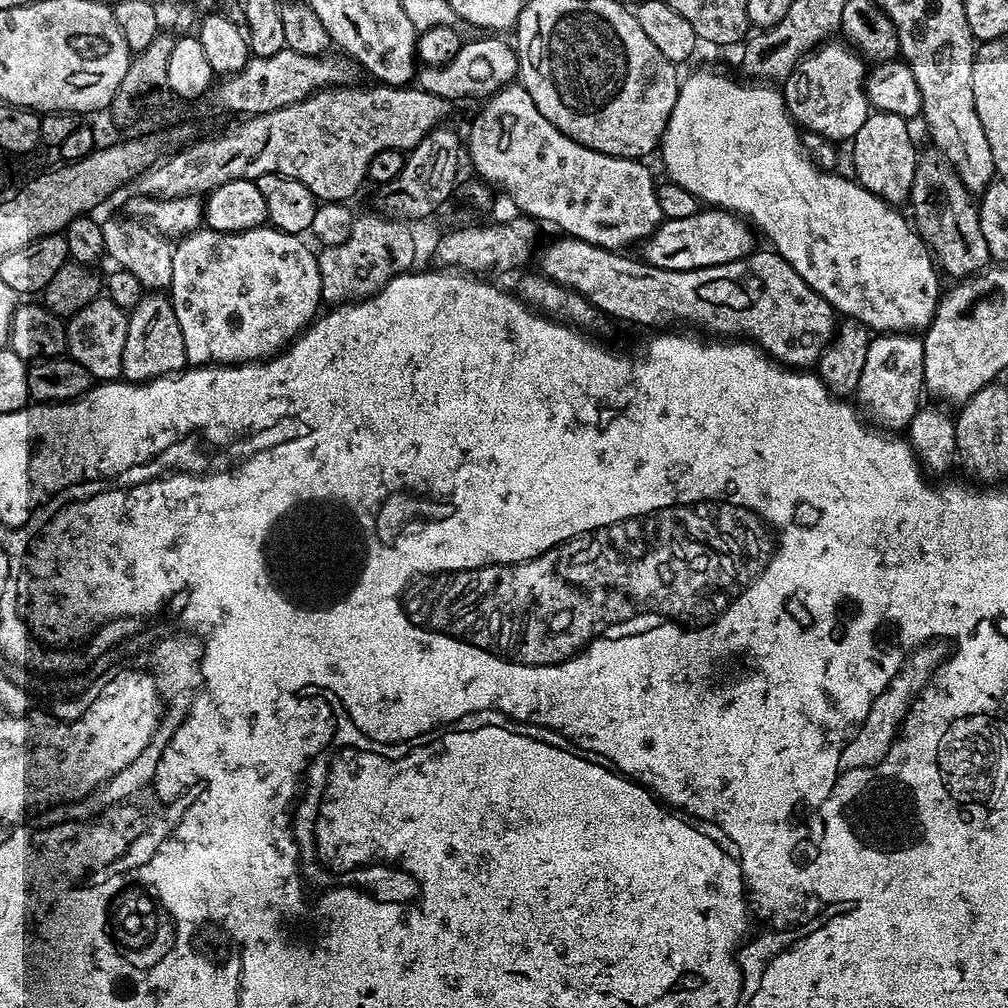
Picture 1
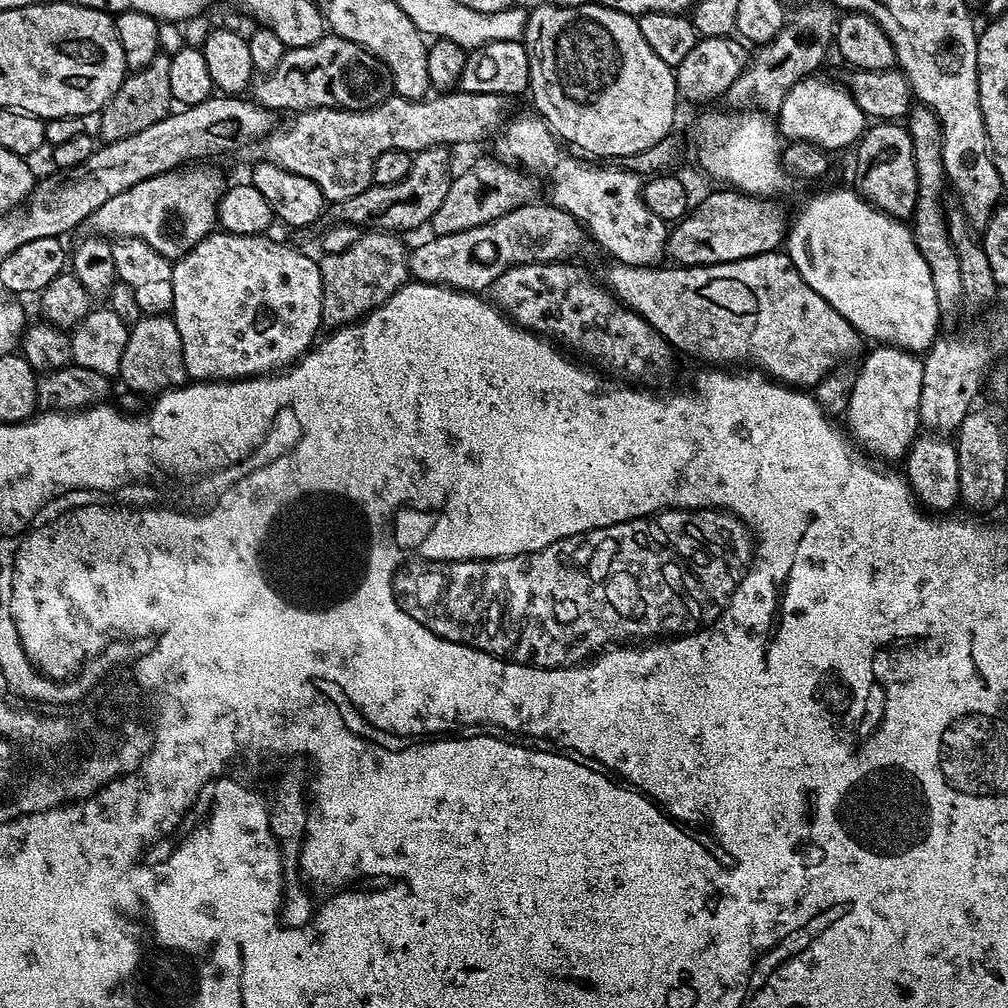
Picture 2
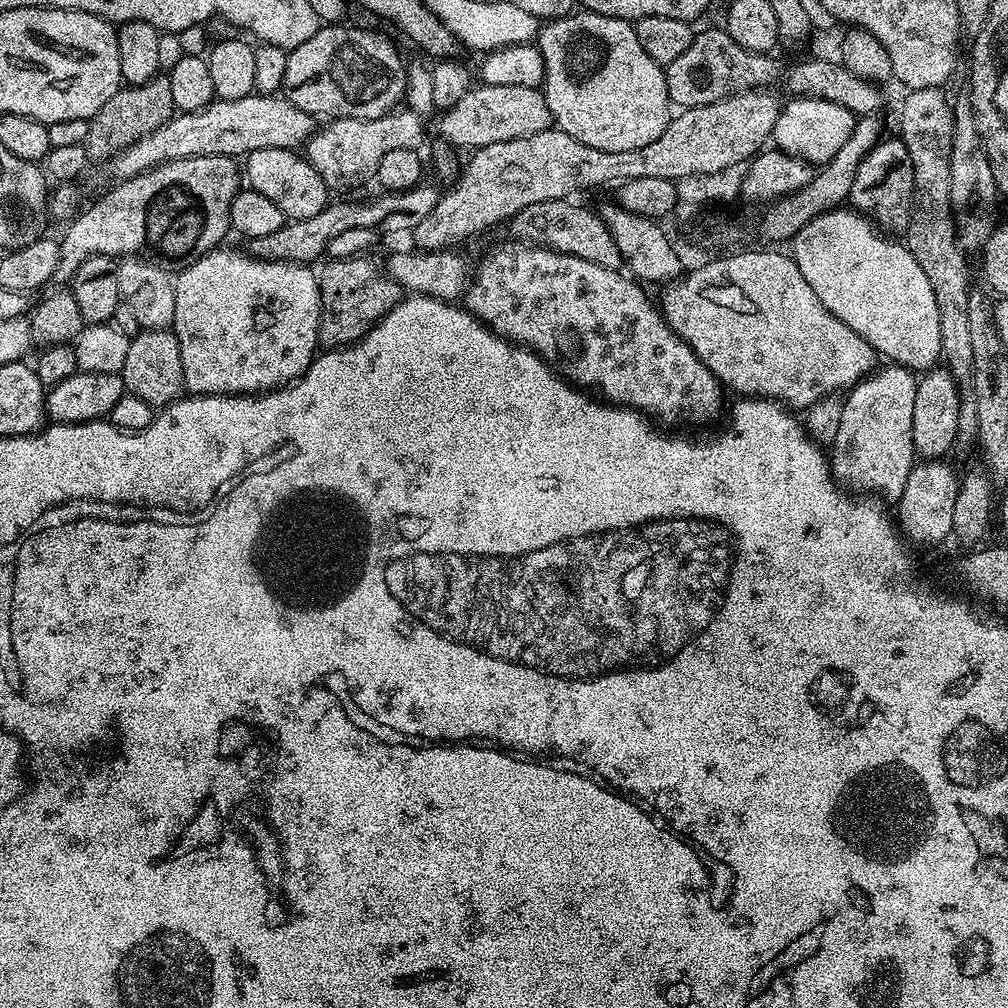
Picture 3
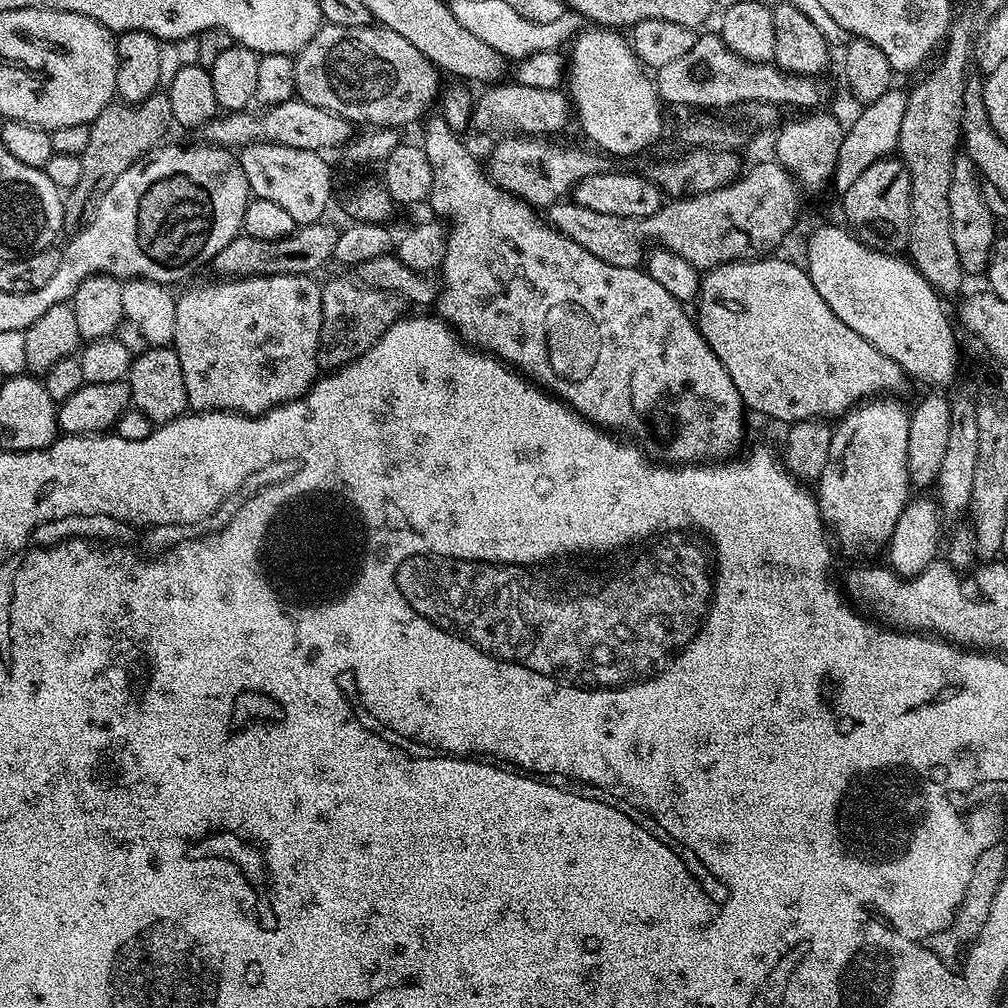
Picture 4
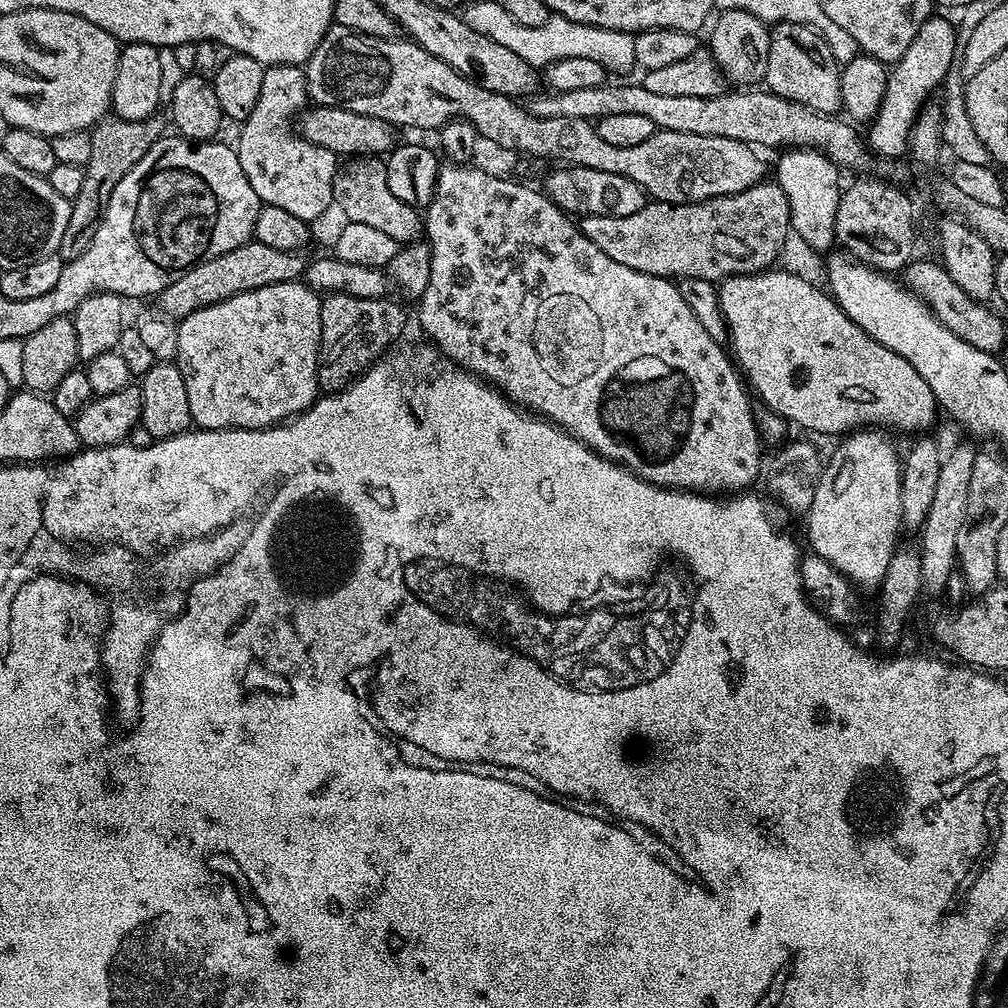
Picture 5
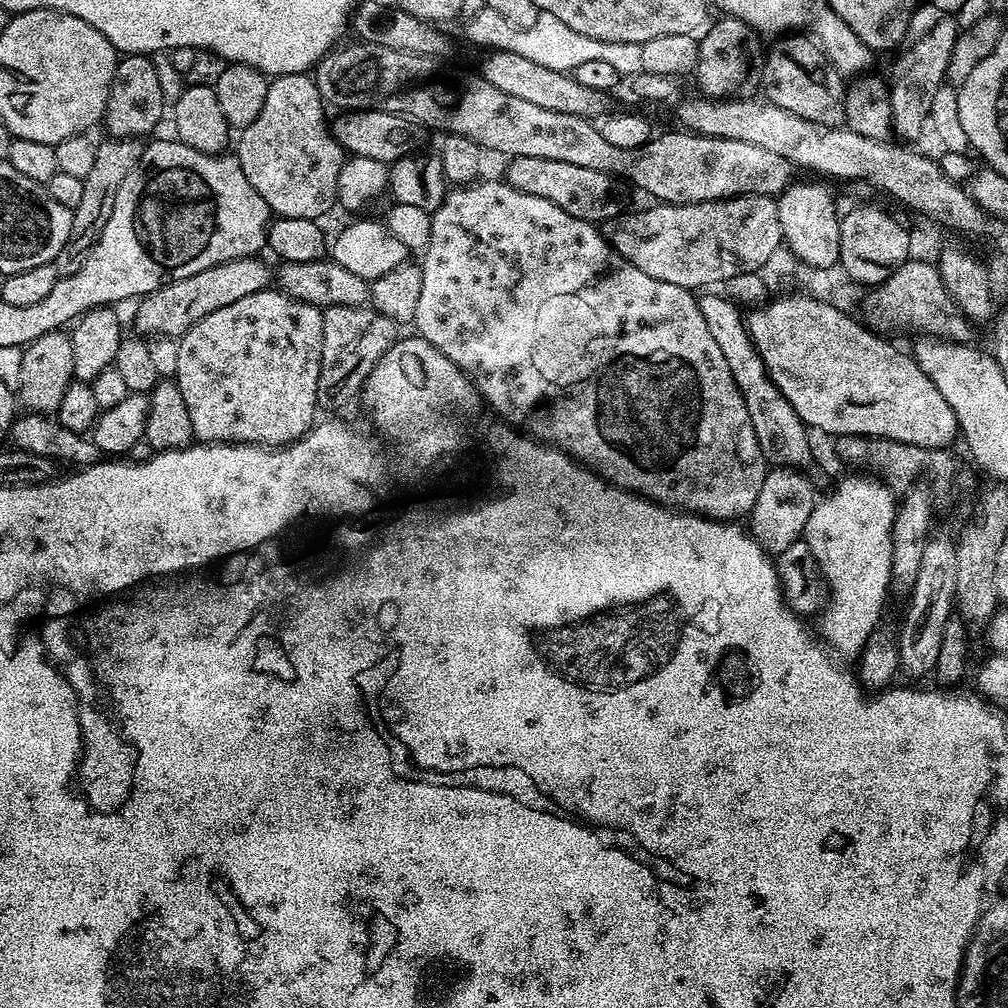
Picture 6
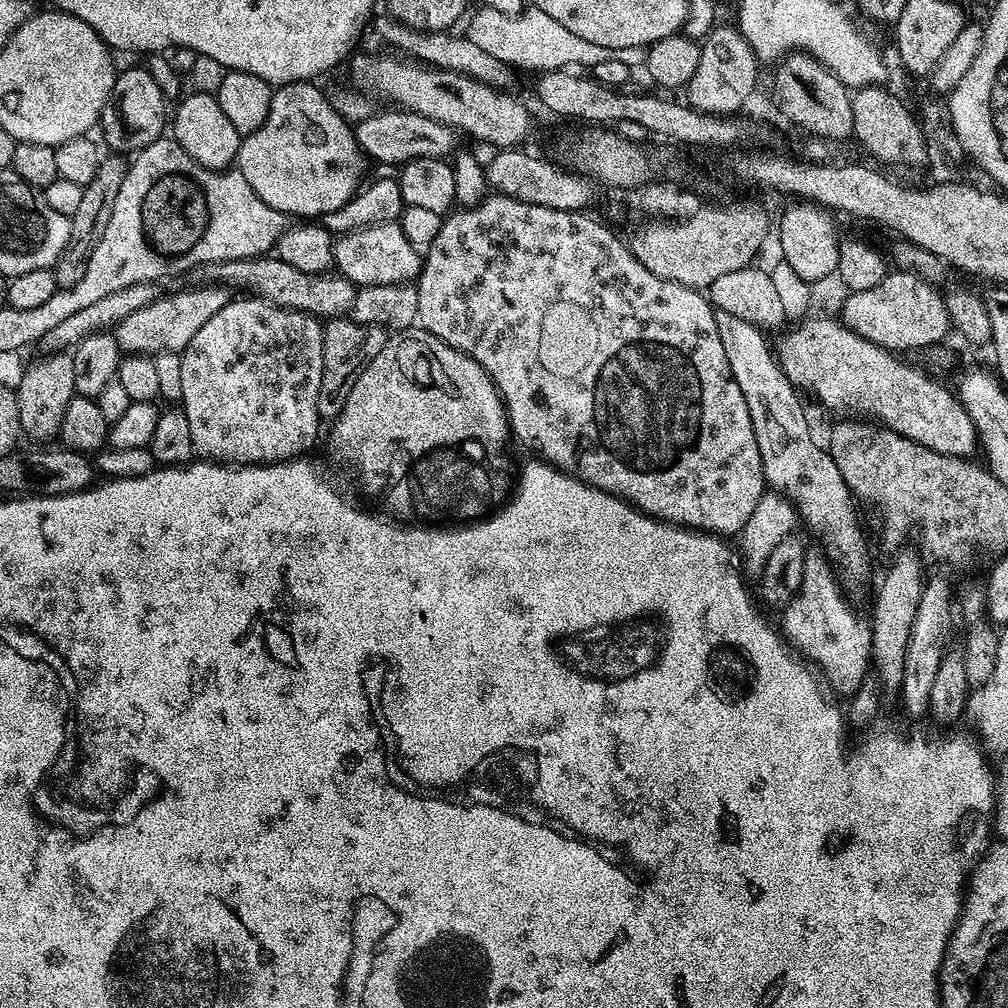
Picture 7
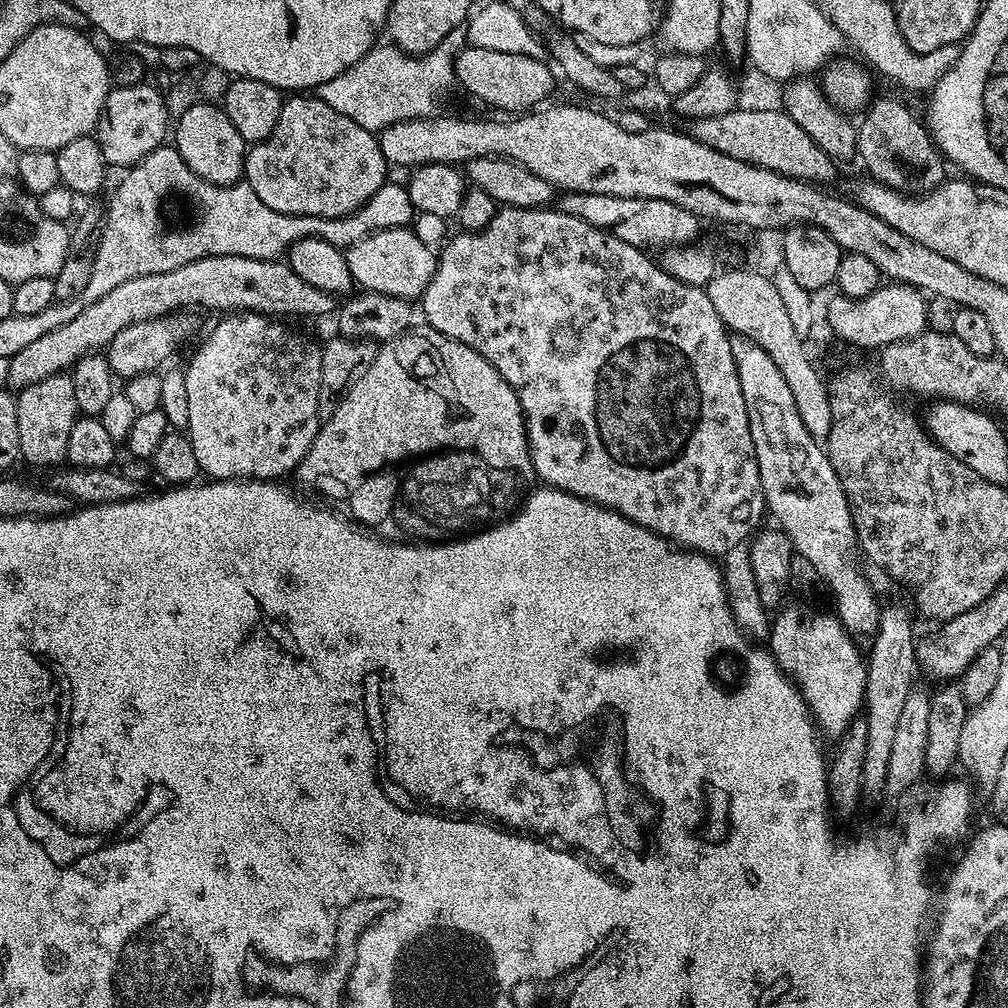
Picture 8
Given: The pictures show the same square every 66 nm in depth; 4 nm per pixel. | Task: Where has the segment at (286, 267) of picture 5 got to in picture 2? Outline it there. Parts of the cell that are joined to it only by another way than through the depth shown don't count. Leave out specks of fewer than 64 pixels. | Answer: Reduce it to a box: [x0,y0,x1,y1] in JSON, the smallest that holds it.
[330,146,454,234]

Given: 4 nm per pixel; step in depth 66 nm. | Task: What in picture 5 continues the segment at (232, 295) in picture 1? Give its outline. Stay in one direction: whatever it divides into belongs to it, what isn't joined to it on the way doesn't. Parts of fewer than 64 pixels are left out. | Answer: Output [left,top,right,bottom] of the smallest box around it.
[174,280,320,429]

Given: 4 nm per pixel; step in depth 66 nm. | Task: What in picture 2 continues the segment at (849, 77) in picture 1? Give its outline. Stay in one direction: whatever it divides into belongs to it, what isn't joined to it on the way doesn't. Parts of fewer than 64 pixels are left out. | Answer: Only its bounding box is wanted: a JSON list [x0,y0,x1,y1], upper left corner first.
[778,74,866,154]

